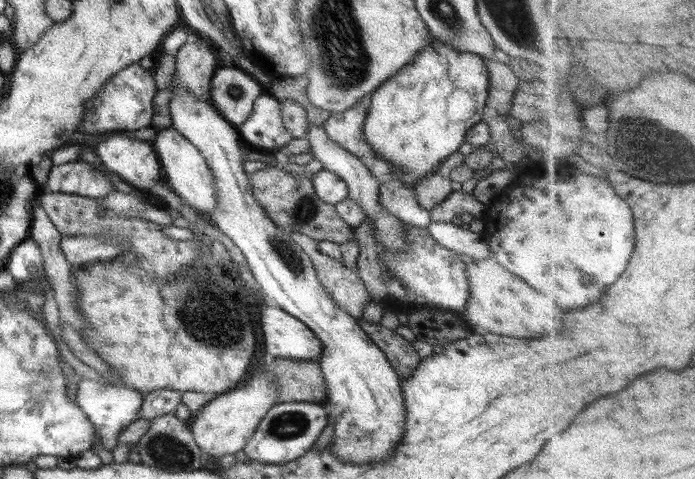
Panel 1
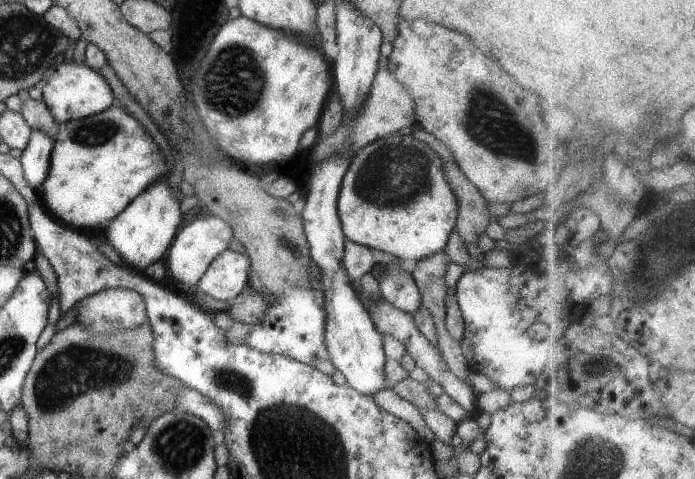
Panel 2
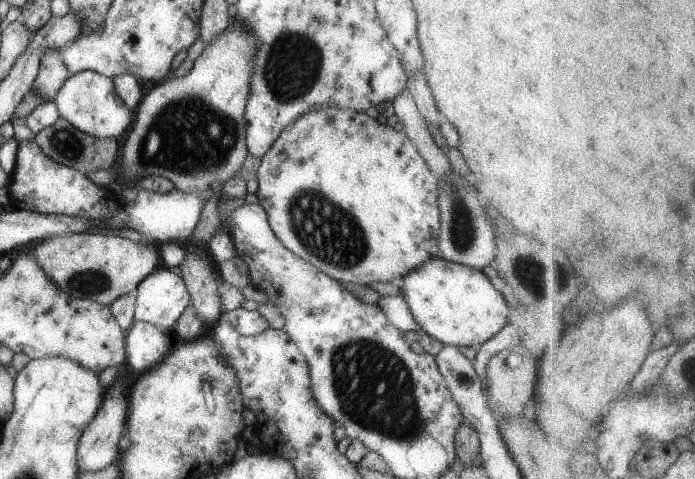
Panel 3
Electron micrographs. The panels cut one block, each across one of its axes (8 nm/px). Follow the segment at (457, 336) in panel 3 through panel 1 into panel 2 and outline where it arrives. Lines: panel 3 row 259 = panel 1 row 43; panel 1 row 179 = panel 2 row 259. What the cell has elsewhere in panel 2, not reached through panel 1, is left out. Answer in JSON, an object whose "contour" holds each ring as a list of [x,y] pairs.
{"contour":[[[386,135],[367,144],[352,158],[344,173],[337,198],[342,232],[348,241],[392,254],[395,259],[422,260],[445,250],[458,218],[456,196],[444,176],[442,158],[414,136]]]}

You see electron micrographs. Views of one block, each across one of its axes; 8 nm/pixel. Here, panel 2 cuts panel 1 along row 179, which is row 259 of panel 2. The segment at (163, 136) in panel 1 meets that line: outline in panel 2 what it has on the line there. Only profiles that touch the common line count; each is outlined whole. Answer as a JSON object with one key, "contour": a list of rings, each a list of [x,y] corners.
{"contour":[[[212,215],[209,218],[195,219],[188,226],[180,228],[180,232],[174,237],[165,255],[162,268],[166,264],[172,278],[176,278],[182,284],[188,284],[188,288],[193,290],[212,261],[220,256],[224,250],[228,250],[228,245],[233,238],[232,228],[222,218]]]}

